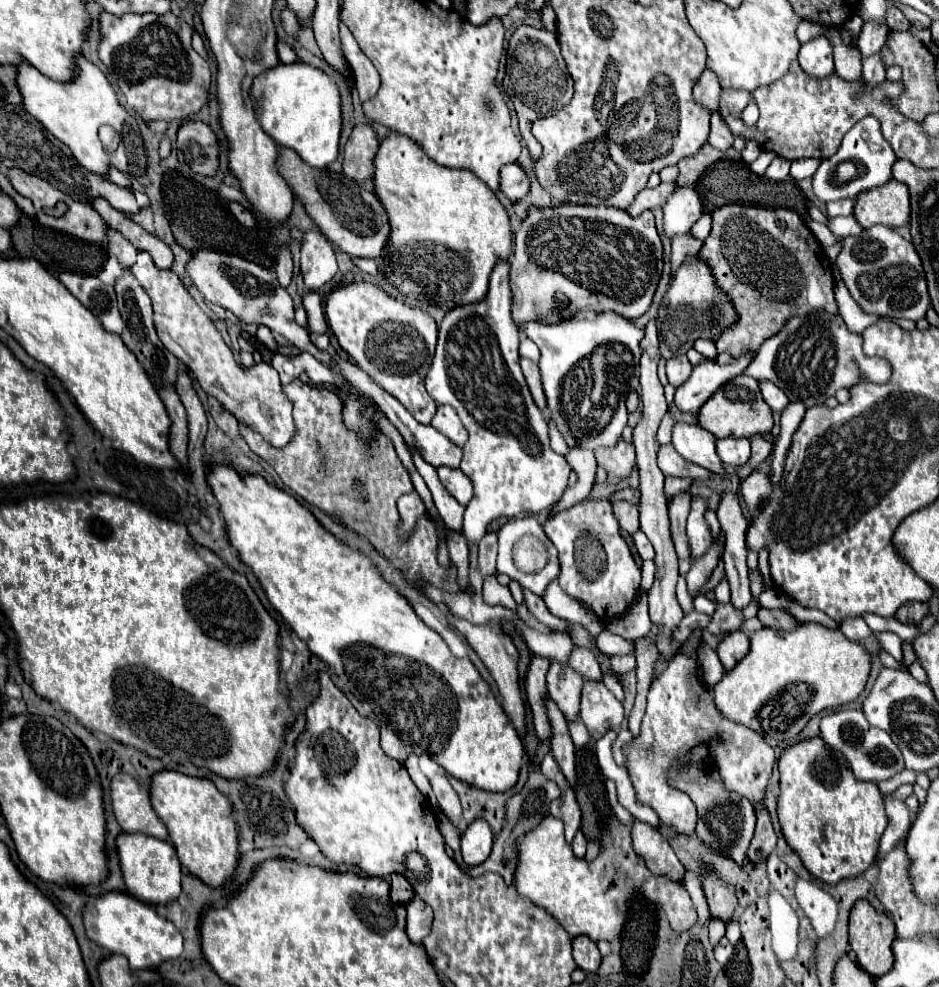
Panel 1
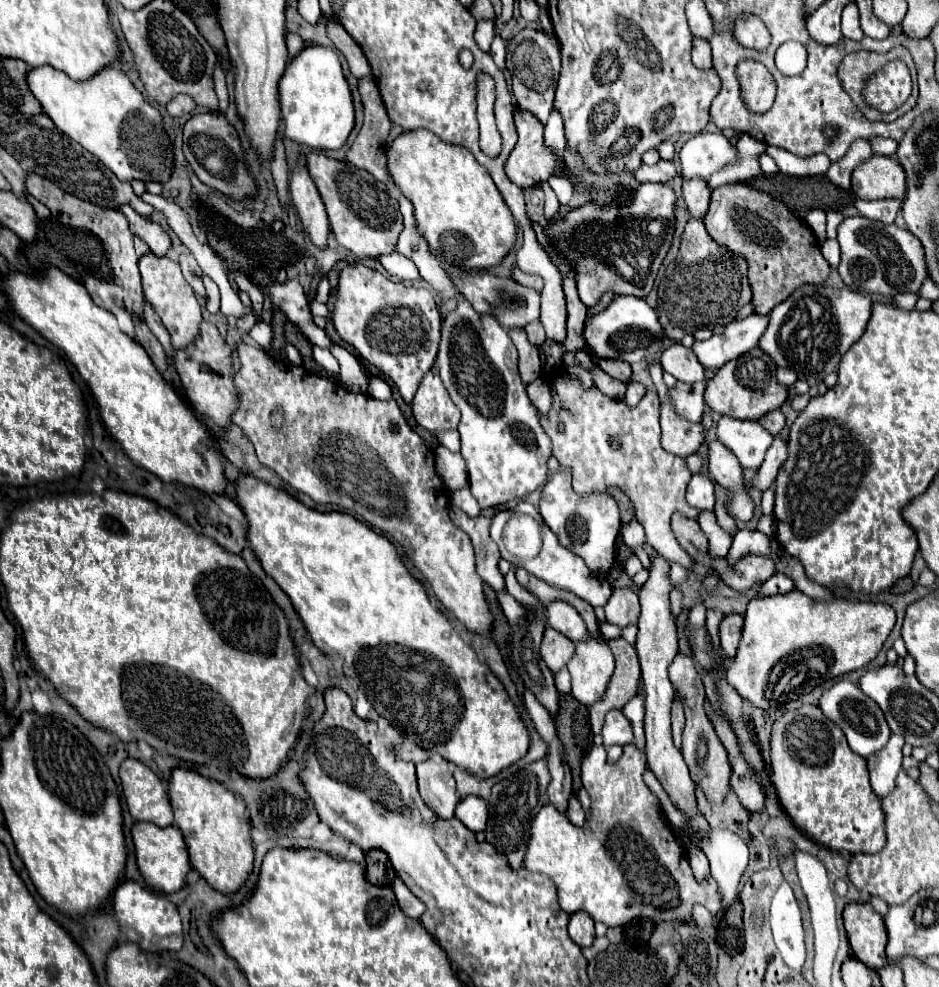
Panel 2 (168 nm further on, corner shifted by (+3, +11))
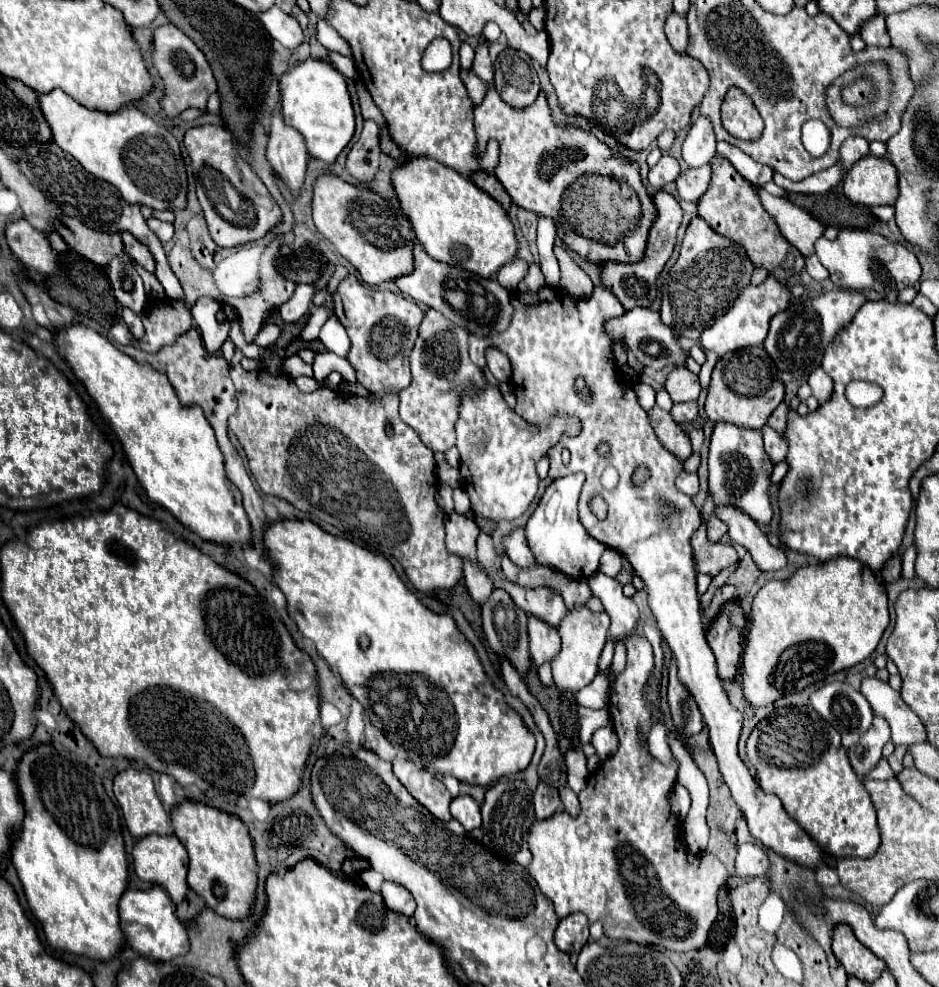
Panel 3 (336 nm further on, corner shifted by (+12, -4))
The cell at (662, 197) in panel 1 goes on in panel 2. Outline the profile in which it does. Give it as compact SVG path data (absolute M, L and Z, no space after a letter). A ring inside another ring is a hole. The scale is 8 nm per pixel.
M659 160L653 166L641 164L635 172L635 178L639 182L669 182L671 178L675 178L675 174L677 174L677 170L671 160Z

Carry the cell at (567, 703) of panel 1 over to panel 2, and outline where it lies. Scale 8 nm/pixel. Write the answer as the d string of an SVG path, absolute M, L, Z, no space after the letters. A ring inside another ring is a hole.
M547 624L541 642L541 658L545 660L551 672L561 670L569 662L569 656L573 656L573 648L575 644L567 636L563 636L561 632Z

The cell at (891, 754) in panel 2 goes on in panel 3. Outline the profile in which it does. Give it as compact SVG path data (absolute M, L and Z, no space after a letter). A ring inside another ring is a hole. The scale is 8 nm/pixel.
M874 715L872 727L870 731L860 739L860 743L856 747L852 747L848 751L850 763L856 771L856 775L866 781L866 775L876 769L878 761L882 759L882 749L884 745L890 741L890 731L888 731L888 723L882 717Z

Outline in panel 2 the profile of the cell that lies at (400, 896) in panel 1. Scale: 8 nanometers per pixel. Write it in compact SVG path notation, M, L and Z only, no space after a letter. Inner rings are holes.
M369 850L365 854L365 878L371 884L387 884L395 878L393 866L389 864L389 858L383 850Z

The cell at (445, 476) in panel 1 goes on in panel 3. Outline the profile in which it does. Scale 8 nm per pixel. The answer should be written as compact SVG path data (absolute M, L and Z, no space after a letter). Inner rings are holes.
M440 461L436 467L436 475L440 483L448 483L448 487L456 489L460 485L460 477L458 477L458 469L452 469L448 463Z

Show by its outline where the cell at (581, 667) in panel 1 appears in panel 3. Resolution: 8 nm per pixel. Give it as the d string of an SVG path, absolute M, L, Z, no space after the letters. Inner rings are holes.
M506 583L506 591L514 599L516 607L522 607L522 611L526 615L540 617L540 621L548 623L554 629L560 627L560 623L566 615L566 605L558 593L554 593L550 589L536 589L530 593L530 589L522 589L514 583Z

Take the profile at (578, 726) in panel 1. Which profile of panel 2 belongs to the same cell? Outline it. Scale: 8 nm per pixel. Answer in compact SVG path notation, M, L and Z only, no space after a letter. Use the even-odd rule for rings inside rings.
M561 668L555 674L555 686L557 686L559 692L565 692L565 694L571 692L571 678L569 678L569 670L567 668Z

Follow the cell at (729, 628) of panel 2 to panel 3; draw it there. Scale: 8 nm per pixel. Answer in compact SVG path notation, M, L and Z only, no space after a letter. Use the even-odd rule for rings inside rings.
M728 603L720 617L710 625L706 631L706 641L716 655L718 677L730 681L738 673L740 665L740 651L746 633L746 617L742 615L736 603Z

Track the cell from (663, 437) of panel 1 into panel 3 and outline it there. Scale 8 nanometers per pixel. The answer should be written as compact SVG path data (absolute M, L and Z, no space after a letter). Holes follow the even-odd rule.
M690 401L690 403L678 403L678 405L674 405L672 407L672 417L676 419L676 423L688 423L688 421L692 421L696 415L698 415L698 405L696 405L696 401Z

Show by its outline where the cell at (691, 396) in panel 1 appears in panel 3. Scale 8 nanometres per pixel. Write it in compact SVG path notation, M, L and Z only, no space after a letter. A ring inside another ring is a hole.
M768 275L768 279L760 285L760 287L754 287L754 285L748 285L740 297L734 301L734 305L720 317L716 319L716 323L712 327L708 327L700 341L702 345L708 349L708 351L714 351L718 357L730 353L730 351L738 351L738 349L744 349L744 347L758 347L764 343L766 335L768 335L768 323L770 319L784 311L788 307L788 301L792 295L802 295L804 293L804 287L802 283L798 285L792 285L792 287L784 287L780 285L772 275Z

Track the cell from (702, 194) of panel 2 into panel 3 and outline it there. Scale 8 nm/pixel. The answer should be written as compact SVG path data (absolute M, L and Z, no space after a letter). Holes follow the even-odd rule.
M710 163L700 167L700 169L692 169L692 171L686 171L682 173L678 179L676 179L676 185L678 185L678 193L684 201L690 201L690 203L698 203L706 189L708 189L708 183L710 183Z

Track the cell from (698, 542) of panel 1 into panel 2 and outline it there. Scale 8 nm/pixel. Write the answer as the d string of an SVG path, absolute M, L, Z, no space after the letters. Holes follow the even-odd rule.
M693 474L687 486L687 502L695 508L703 510L713 510L715 504L715 494L713 494L713 484L711 478L705 474Z

